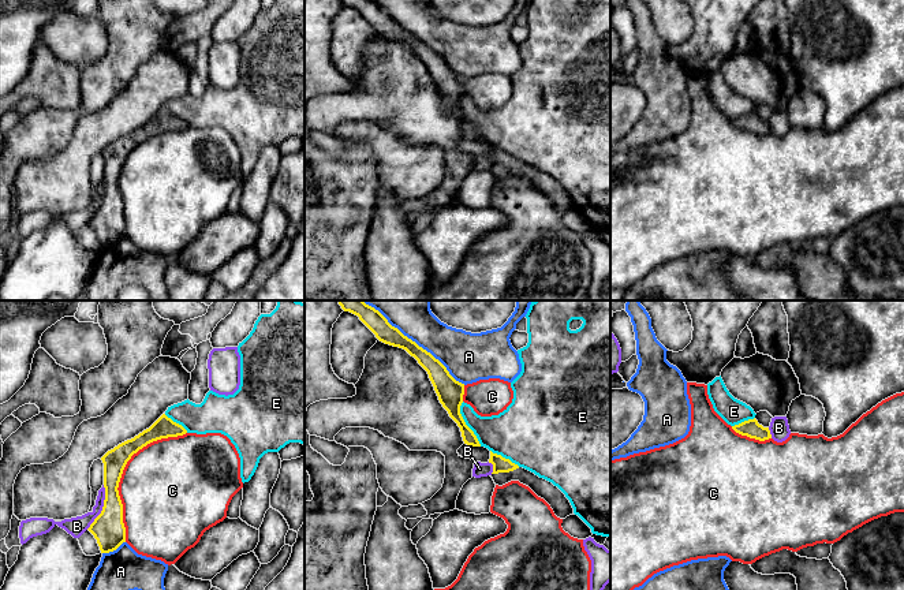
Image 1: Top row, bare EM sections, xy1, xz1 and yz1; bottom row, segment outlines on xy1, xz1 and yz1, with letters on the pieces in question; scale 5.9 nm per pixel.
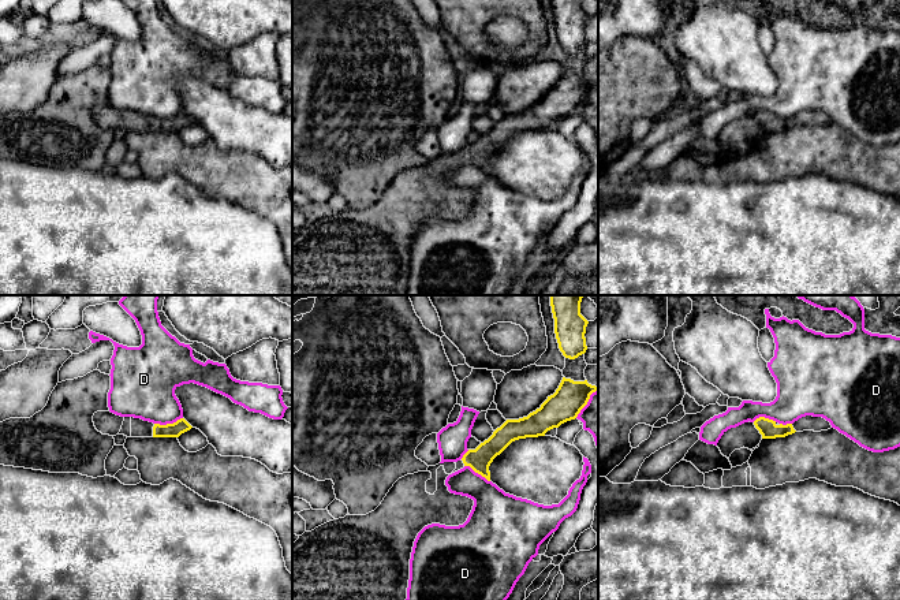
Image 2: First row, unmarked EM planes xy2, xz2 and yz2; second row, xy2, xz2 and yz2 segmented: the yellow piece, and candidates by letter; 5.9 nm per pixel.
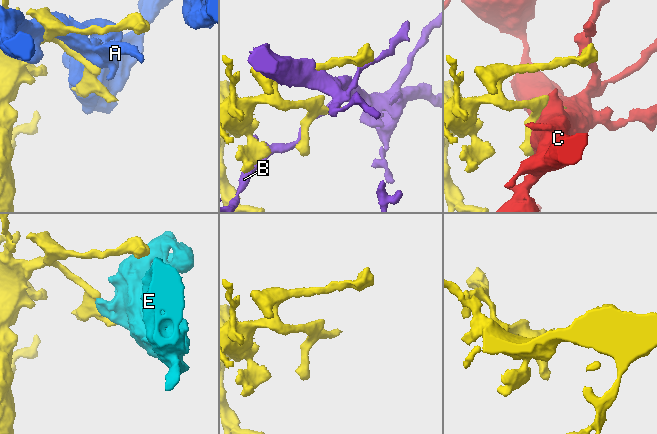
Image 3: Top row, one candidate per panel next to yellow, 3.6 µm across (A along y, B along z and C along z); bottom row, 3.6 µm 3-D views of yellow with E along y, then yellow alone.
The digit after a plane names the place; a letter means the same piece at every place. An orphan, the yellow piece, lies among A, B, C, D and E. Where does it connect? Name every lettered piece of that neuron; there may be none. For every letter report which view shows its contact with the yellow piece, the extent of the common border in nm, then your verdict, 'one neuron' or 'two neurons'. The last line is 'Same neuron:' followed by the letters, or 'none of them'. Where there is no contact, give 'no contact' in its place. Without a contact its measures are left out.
A: meets yellow in xz1; contact 800 nm long; two neurons
B: meets yellow in xy1; contact 280 nm long; two neurons
C: meets yellow in xy1; contact 750 nm long; two neurons
D: meets yellow in xy2; contact 170 nm long; two neurons
E: meets yellow in xz1; contact 280 nm long; two neurons
Same neuron: none of them

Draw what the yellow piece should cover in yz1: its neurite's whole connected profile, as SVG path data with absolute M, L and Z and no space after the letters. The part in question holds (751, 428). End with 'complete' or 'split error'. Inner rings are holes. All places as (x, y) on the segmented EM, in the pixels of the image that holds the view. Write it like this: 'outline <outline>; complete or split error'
outline M755 418L735 425L732 426L732 429L741 436L747 436L759 441L772 438L769 427L763 427L762 425L759 425Z; complete

